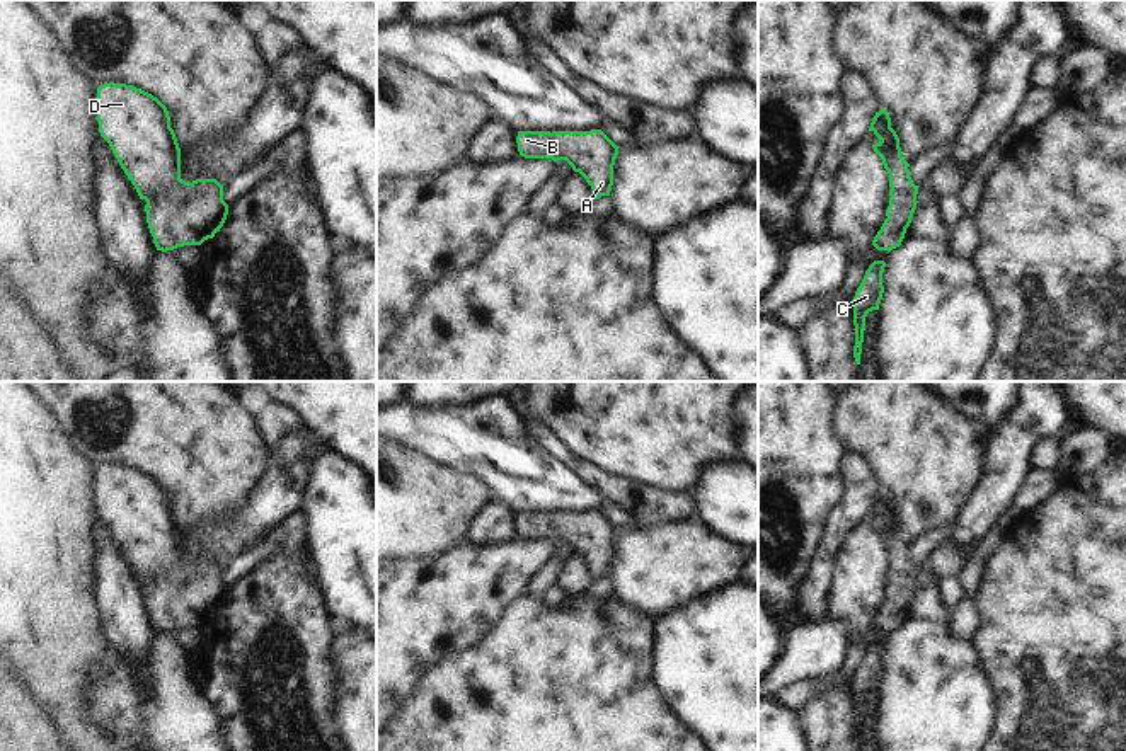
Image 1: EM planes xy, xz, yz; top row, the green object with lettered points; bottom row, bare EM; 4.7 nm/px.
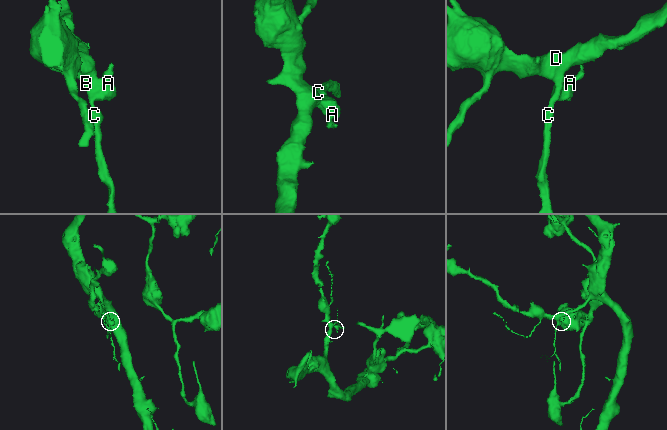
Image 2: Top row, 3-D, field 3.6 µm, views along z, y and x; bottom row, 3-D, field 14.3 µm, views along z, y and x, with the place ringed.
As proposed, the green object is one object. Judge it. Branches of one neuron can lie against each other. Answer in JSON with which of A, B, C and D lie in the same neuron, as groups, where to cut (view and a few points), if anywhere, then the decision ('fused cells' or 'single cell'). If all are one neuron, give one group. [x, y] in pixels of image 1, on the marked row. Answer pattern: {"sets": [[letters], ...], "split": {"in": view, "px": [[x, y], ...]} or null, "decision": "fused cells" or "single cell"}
{"sets": [["A", "B", "C", "D"]], "split": null, "decision": "single cell"}

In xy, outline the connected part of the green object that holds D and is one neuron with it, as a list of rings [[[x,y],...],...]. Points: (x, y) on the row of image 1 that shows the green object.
[[[104,83],[95,97],[99,133],[145,199],[157,250],[201,245],[223,226],[228,204],[216,179],[181,179],[181,148],[167,107],[126,83]]]

